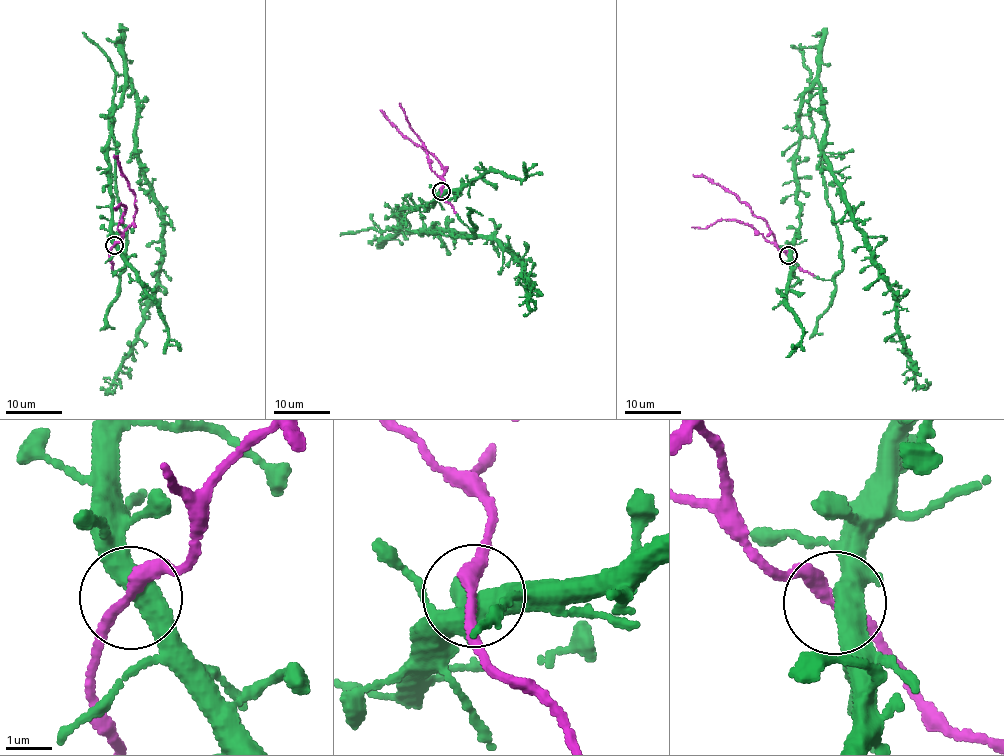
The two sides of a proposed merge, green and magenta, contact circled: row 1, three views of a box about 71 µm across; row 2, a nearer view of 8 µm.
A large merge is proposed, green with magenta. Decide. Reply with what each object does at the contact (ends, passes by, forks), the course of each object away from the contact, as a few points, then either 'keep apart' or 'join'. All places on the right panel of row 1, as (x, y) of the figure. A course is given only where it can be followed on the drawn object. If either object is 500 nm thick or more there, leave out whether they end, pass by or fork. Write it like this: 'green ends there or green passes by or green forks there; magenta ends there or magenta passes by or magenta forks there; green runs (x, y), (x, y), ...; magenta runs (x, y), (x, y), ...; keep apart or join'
green passes by; magenta passes by; green runs (789, 255), (799, 227), (802, 93), (816, 82), (827, 123), (823, 159), (891, 290), (915, 381), (929, 382); magenta runs (788, 255), (777, 247), (771, 230), (762, 219), (734, 194), (693, 174); join

